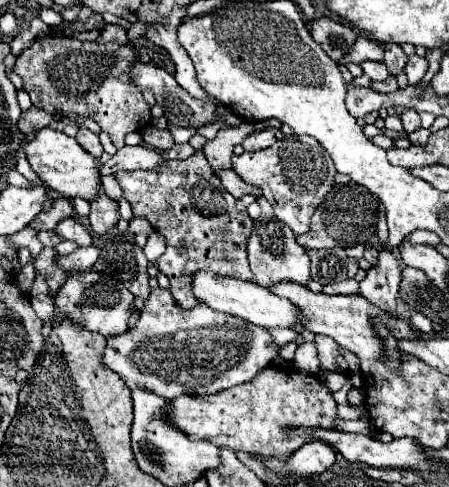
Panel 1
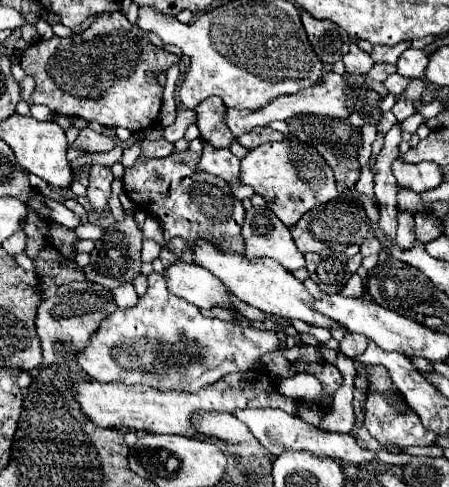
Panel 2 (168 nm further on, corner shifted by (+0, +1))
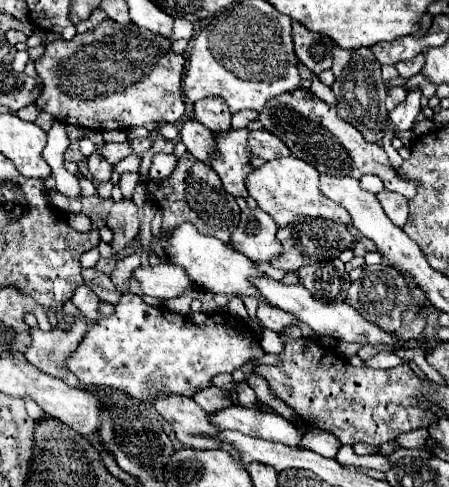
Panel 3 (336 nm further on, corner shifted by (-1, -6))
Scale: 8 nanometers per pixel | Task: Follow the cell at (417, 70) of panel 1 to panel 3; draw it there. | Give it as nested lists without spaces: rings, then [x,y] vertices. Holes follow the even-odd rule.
[[[420,54],[420,56],[414,56],[412,60],[406,60],[406,62],[396,64],[396,70],[398,70],[398,74],[400,74],[402,78],[410,78],[410,76],[420,74],[422,66],[424,66],[424,56]]]

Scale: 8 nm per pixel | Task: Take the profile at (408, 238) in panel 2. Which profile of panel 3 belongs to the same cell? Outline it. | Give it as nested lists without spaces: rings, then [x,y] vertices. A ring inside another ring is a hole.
[[[382,190],[376,194],[376,198],[380,200],[384,212],[388,212],[388,218],[398,226],[404,228],[404,224],[408,222],[408,200],[396,192],[390,190]]]

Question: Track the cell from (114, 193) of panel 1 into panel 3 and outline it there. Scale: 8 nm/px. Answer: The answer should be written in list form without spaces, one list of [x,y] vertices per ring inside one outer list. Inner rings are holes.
[[[130,154],[128,158],[120,160],[120,162],[114,166],[114,172],[118,172],[118,174],[124,174],[124,172],[138,172],[138,166],[140,166],[140,160],[136,158],[136,154]]]

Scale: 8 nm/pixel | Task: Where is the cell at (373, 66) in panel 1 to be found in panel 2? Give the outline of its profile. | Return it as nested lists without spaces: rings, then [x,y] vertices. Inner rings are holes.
[[[351,41],[349,53],[343,55],[343,65],[347,69],[347,73],[351,75],[367,75],[369,69],[373,67],[371,57],[367,57],[367,53],[363,49],[357,47],[357,41]]]

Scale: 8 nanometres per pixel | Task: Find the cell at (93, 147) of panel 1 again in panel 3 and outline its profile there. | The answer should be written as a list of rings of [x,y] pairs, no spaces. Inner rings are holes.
[[[106,142],[106,144],[98,146],[96,150],[98,150],[100,156],[102,156],[104,160],[108,160],[110,164],[116,164],[116,162],[120,162],[122,158],[126,158],[126,156],[132,154],[132,146],[130,146],[130,142],[124,142],[124,144]]]

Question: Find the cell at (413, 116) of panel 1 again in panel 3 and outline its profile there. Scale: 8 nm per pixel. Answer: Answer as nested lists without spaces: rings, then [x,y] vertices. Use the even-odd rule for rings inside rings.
[[[394,86],[388,90],[388,98],[386,98],[386,108],[388,112],[392,112],[398,104],[402,104],[406,100],[406,90],[402,86]]]

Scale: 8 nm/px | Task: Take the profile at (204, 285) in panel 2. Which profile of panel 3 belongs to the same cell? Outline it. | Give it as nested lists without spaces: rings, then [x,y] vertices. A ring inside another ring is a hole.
[[[160,262],[158,266],[146,268],[140,266],[134,270],[134,278],[140,282],[142,292],[160,300],[172,300],[176,296],[182,296],[184,292],[190,292],[194,286],[192,280],[188,280],[184,268],[172,262]]]

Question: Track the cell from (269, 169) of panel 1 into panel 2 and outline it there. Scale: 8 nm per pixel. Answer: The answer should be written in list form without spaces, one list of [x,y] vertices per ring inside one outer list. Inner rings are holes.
[[[289,137],[287,141],[267,143],[251,149],[247,157],[241,159],[239,179],[251,185],[255,193],[265,197],[267,203],[275,203],[275,207],[271,209],[287,227],[293,227],[309,209],[325,205],[339,197],[335,177],[329,165],[325,165],[325,159],[319,157],[315,149],[303,145],[301,141],[295,141],[293,137]]]

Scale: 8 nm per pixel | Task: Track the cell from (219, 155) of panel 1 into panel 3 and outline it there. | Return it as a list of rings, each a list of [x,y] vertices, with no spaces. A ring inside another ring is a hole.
[[[204,98],[194,104],[194,120],[216,132],[228,132],[230,128],[230,110],[220,98]]]

